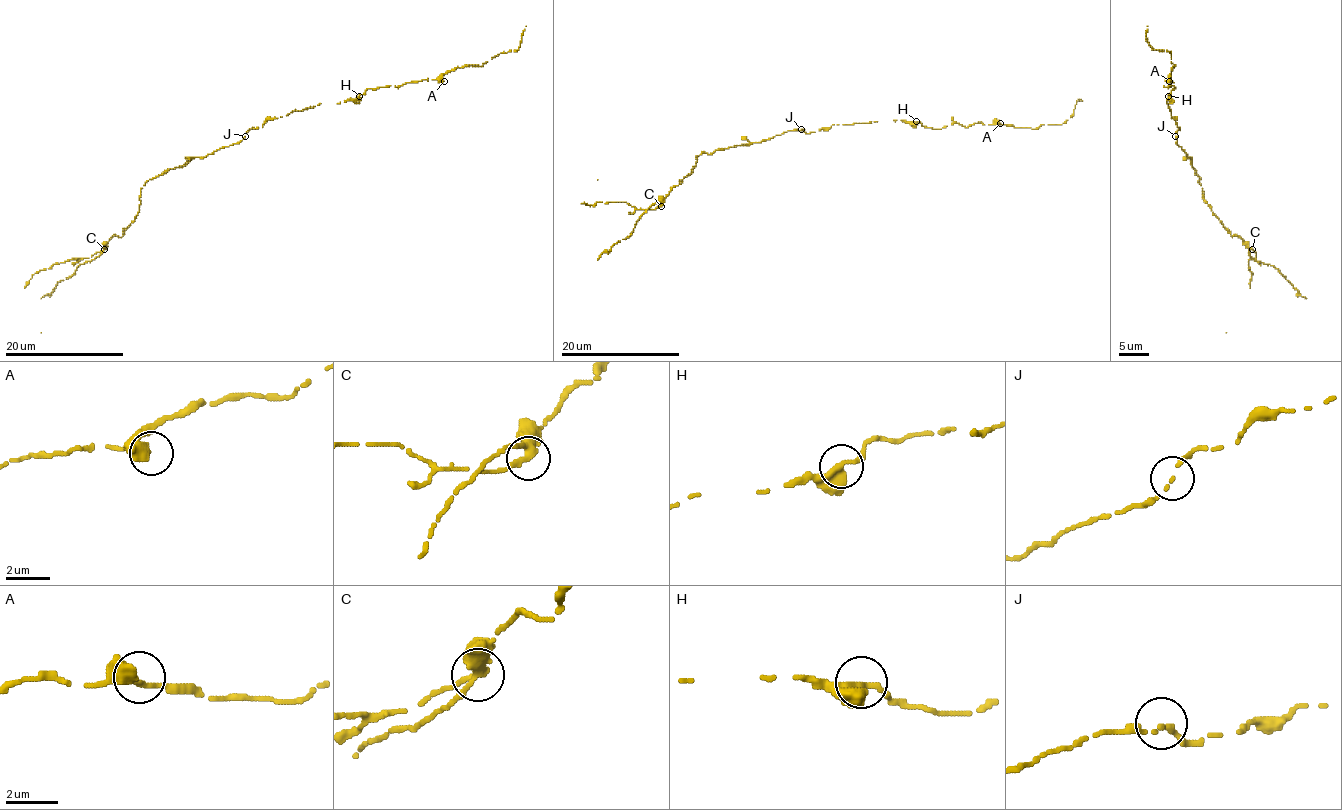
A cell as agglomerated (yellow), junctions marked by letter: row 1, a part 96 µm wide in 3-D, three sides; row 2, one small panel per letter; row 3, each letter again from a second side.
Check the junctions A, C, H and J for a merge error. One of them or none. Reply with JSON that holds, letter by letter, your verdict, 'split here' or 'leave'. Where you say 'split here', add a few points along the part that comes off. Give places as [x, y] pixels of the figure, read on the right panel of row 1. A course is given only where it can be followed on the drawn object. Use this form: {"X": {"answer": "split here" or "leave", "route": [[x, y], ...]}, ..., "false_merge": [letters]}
{"A": {"answer": "leave"}, "C": {"answer": "split here"}, "H": {"answer": "leave"}, "J": {"answer": "leave"}, "false_merge": ["C"]}

